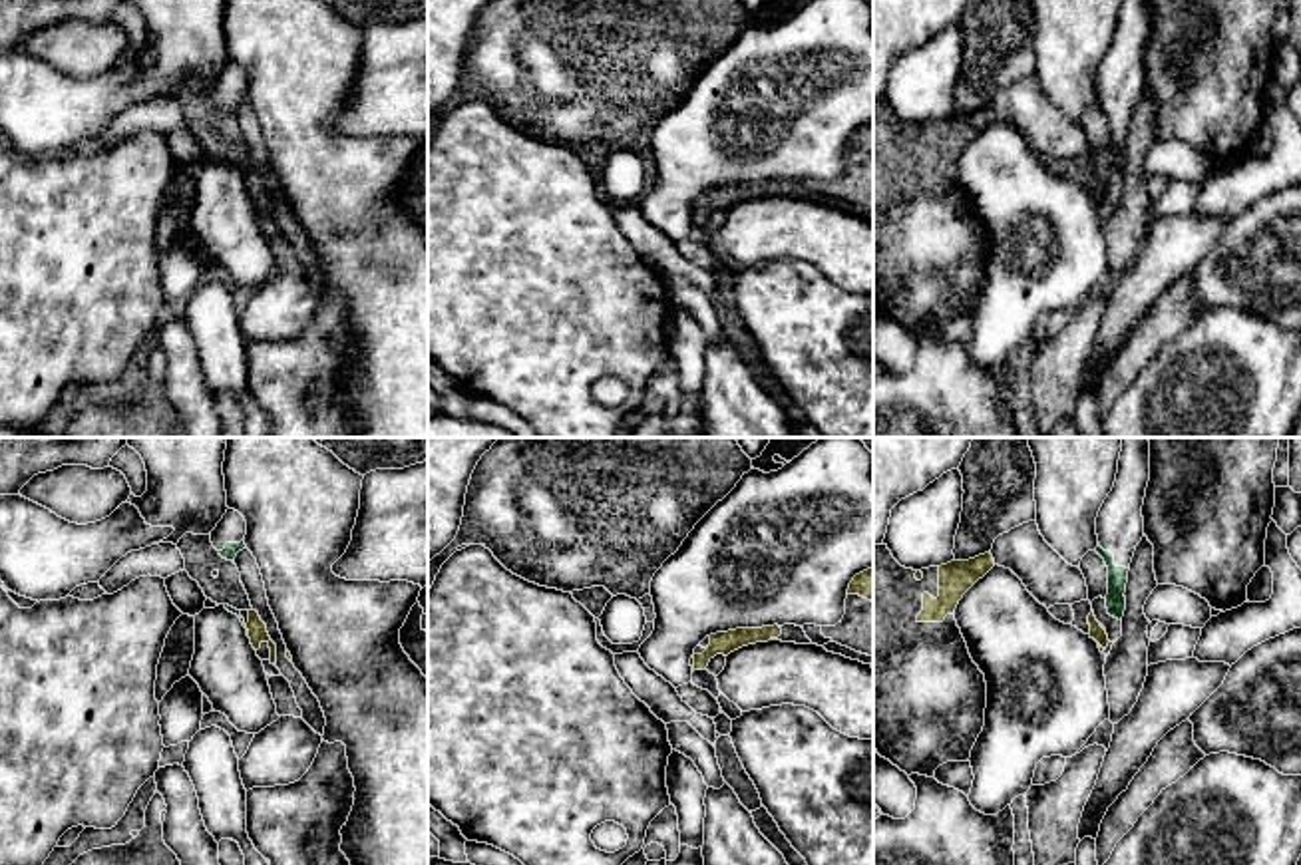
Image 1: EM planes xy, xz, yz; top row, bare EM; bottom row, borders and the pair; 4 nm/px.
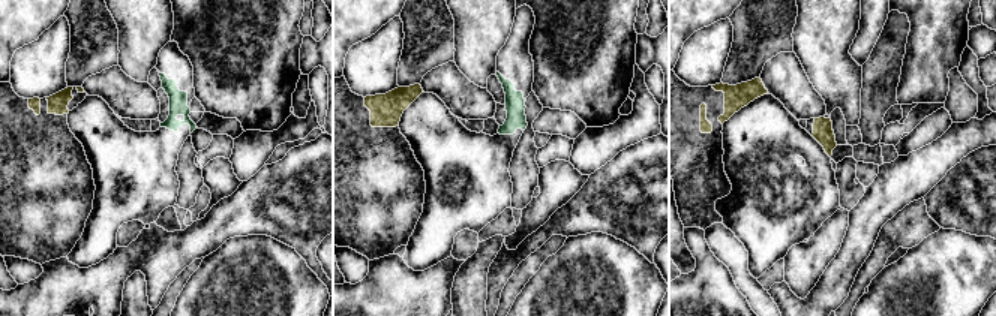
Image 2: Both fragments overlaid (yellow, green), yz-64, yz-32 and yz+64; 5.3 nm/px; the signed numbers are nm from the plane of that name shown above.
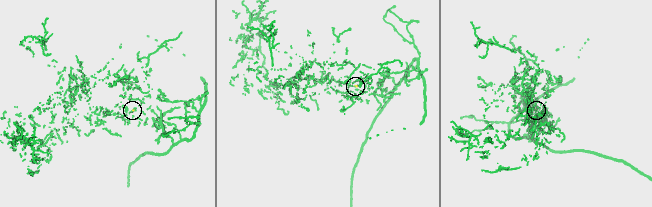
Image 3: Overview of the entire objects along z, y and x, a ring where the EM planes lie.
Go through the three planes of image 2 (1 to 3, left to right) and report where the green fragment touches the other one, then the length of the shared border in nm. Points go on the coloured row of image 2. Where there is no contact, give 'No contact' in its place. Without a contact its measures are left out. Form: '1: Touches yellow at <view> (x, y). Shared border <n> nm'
1: No contact
2: No contact
3: No contact

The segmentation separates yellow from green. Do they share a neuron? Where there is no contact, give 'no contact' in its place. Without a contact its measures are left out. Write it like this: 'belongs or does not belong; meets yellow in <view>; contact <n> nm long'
does not belong; meets yellow in xz; contact 60 nm long

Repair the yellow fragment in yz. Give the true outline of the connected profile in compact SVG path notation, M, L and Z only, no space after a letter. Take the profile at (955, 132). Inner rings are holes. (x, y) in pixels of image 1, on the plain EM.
M873 99L873 302L893 320L897 320L907 330L919 328L927 332L935 332L935 324L947 316L969 316L971 304L983 286L985 280L985 262L987 262L987 237L985 229L973 217L967 197L961 189L961 183L955 175L955 163L963 149L983 133L995 121L995 113L991 107L979 109L969 115L951 115L941 121L929 121L921 125L901 121L887 99Z

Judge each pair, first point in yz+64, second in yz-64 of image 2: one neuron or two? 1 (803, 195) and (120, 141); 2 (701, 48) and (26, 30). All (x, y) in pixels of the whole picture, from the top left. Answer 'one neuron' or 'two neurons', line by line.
1: one neuron
2: two neurons

